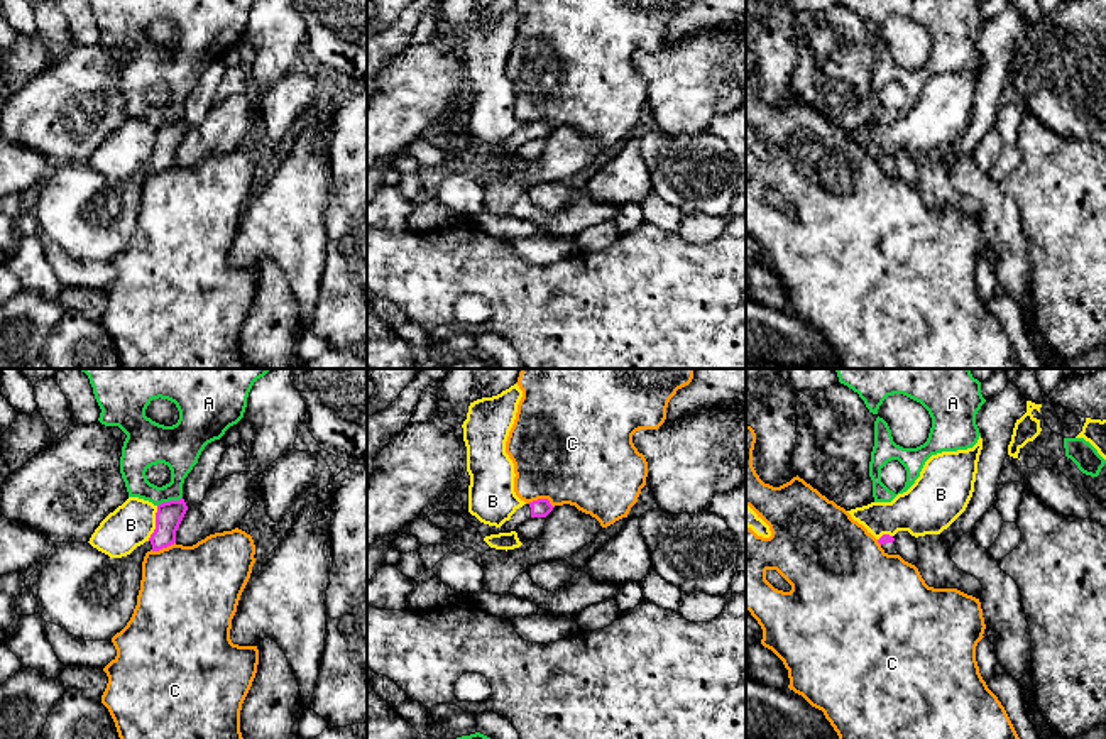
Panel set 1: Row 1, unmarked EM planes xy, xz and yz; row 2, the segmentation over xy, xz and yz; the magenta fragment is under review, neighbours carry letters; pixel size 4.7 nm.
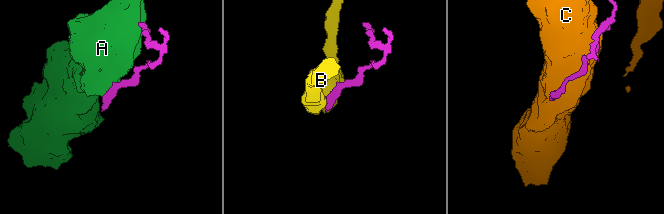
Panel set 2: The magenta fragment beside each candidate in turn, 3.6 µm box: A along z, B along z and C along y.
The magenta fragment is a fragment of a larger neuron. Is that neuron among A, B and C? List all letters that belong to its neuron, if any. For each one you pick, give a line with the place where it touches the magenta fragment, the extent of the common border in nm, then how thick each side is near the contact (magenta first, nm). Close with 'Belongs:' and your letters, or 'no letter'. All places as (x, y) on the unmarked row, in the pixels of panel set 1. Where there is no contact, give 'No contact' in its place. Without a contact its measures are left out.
Belongs: no letter

